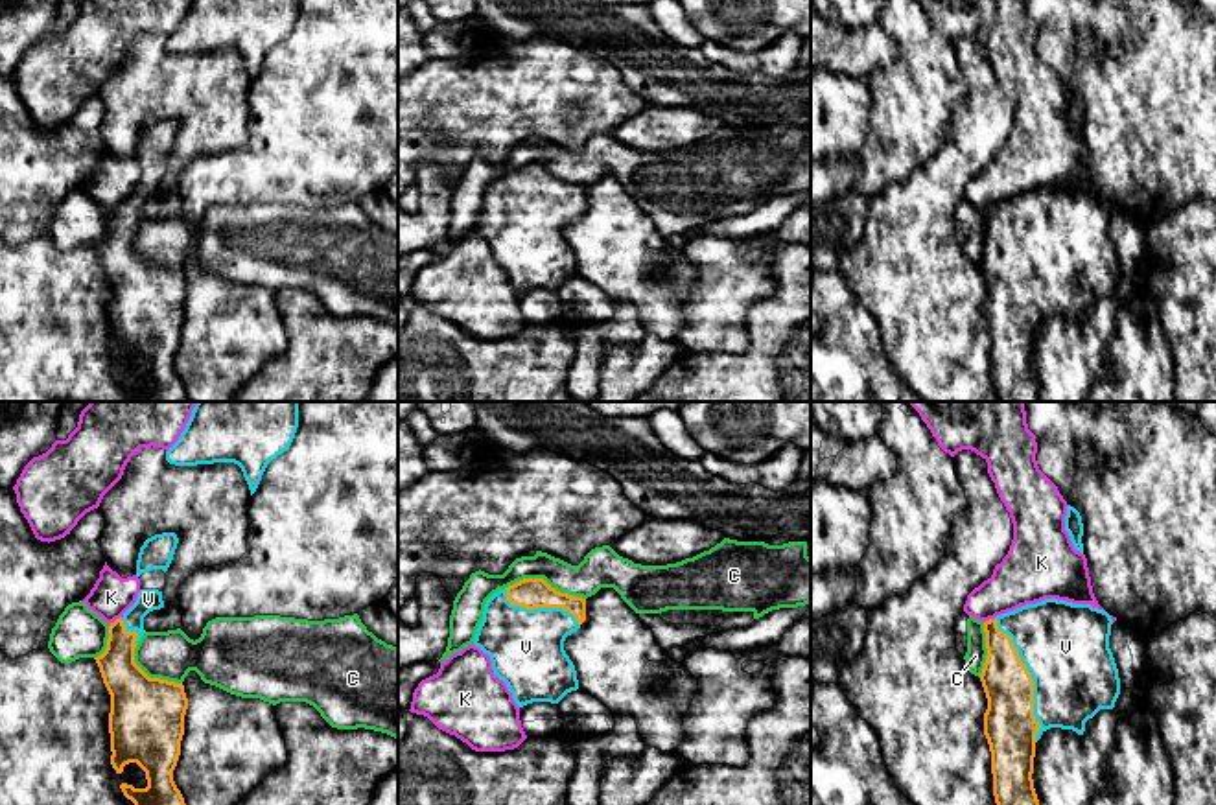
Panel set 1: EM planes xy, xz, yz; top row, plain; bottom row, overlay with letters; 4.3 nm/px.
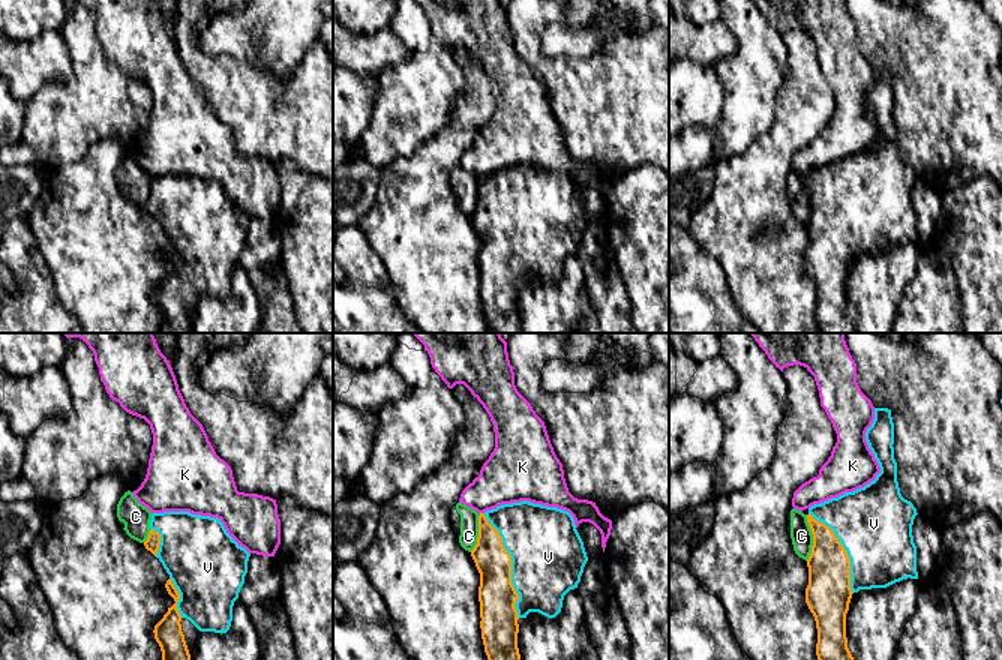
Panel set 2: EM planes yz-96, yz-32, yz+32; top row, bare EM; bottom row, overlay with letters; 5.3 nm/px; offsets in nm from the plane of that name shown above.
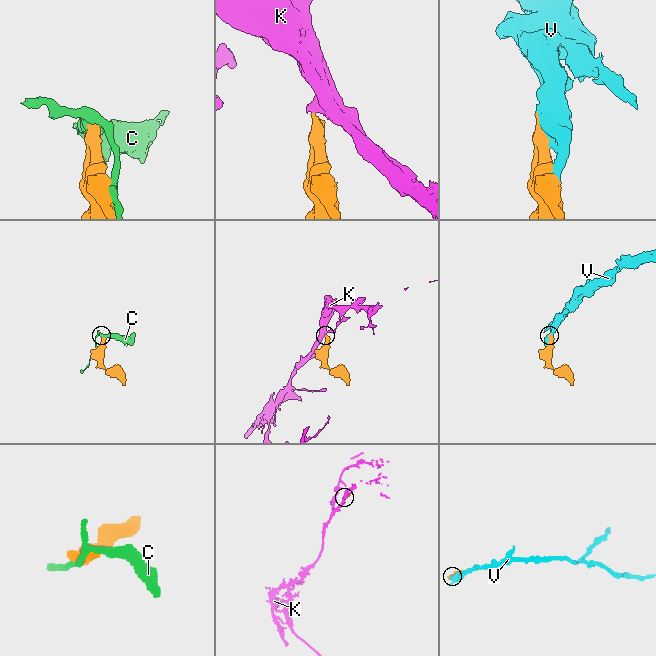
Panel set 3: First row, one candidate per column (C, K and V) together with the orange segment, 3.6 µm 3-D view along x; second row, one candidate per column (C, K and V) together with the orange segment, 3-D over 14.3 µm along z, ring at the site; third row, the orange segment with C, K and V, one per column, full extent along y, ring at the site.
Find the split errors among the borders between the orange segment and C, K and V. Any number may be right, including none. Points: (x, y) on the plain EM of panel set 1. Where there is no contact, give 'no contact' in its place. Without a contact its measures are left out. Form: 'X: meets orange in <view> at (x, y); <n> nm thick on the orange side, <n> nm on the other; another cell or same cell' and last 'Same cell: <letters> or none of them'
C: meets orange in xy at (148, 264); 340 nm thick on the orange side, 220 nm on the other; another cell
K: meets orange in xy at (116, 207); 170 nm thick on the orange side, 180 nm on the other; another cell
V: meets orange in yz at (1030, 266); 220 nm thick on the orange side, 380 nm on the other; same cell
Same cell: V

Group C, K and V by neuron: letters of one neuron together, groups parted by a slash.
C / K / V

